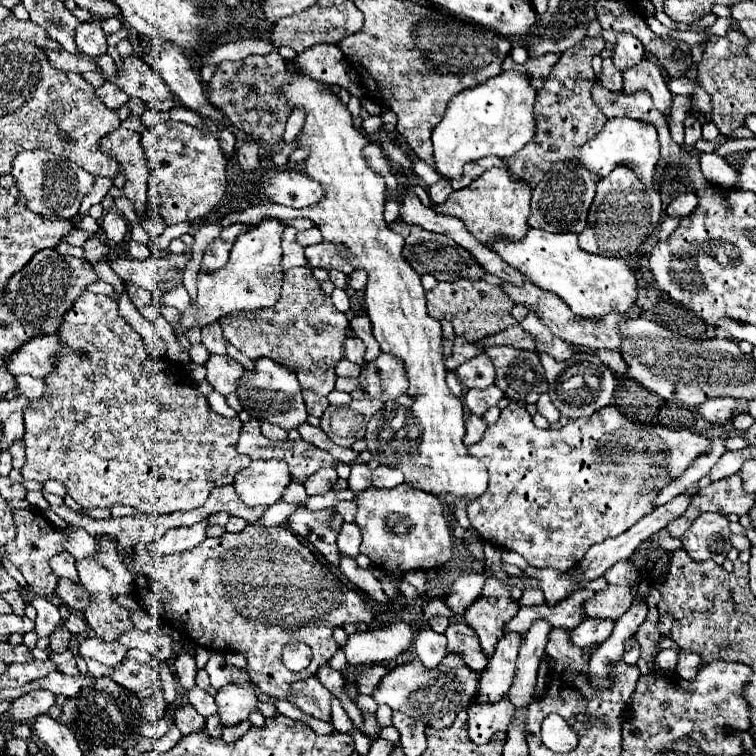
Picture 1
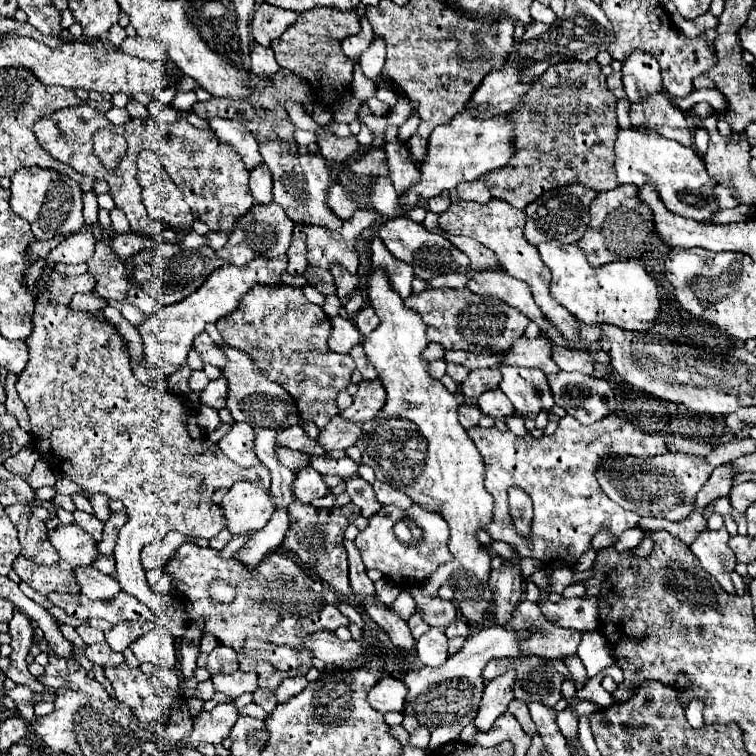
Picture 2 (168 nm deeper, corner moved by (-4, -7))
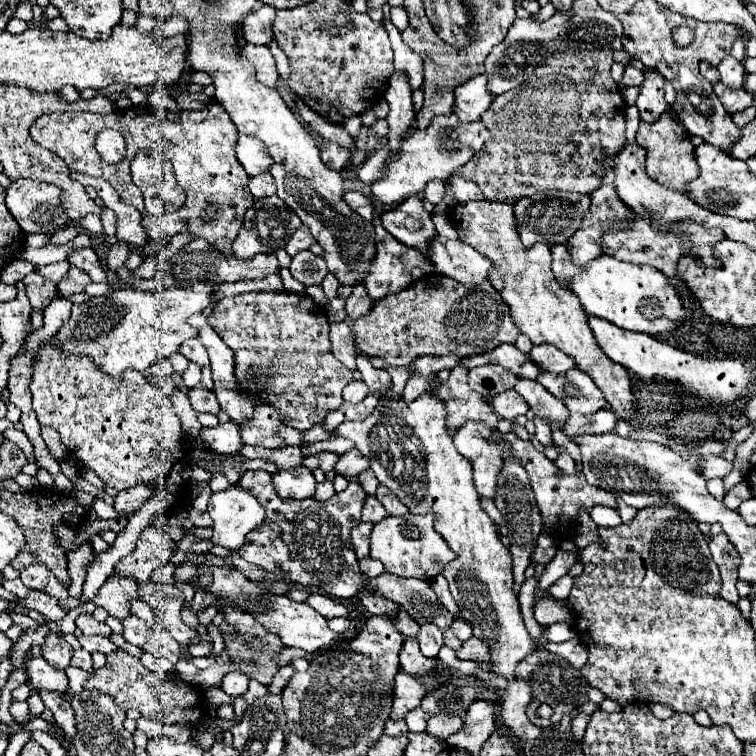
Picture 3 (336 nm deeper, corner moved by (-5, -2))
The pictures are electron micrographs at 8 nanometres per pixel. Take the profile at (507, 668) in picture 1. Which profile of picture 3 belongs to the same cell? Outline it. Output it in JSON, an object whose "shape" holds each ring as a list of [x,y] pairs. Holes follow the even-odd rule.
{"shape":[[[478,698],[464,716],[464,728],[458,734],[450,736],[448,744],[470,752],[480,752],[482,744],[496,728],[496,708],[498,708],[496,700]]]}

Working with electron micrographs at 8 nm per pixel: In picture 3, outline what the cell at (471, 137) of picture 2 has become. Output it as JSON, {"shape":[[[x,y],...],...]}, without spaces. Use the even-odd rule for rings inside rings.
{"shape":[[[456,114],[450,116],[436,116],[430,126],[420,132],[414,130],[400,148],[398,156],[390,156],[388,172],[382,180],[372,186],[372,194],[384,204],[400,204],[410,196],[420,196],[430,180],[448,180],[458,168],[470,162],[486,144],[490,144],[492,134],[486,130],[482,122],[462,122]]]}

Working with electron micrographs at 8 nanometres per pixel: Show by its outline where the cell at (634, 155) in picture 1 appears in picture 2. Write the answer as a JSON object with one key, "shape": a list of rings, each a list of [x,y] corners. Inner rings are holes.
{"shape":[[[619,129],[619,137],[615,141],[615,173],[619,183],[631,183],[637,187],[651,179],[657,185],[665,207],[677,215],[703,221],[717,211],[713,195],[717,183],[707,175],[699,153],[661,135],[643,133],[637,129]]]}

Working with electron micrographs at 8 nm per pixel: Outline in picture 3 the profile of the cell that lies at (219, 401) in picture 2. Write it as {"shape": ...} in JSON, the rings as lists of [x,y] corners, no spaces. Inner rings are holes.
{"shape":[[[194,386],[190,392],[188,392],[188,398],[190,398],[190,404],[196,412],[210,412],[210,414],[218,414],[220,406],[218,406],[218,400],[216,400],[216,392],[214,390],[208,390],[204,386]]]}

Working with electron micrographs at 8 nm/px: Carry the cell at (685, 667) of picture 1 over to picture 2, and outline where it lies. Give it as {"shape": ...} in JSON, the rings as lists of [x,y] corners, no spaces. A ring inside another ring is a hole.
{"shape":[[[693,699],[693,701],[687,705],[685,713],[687,713],[689,725],[693,725],[693,727],[703,727],[703,725],[705,725],[705,723],[703,723],[703,703],[701,703],[701,701]]]}

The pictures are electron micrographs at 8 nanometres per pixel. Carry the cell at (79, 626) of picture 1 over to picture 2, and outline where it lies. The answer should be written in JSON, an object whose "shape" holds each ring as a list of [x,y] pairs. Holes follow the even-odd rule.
{"shape":[[[79,625],[79,627],[77,627],[77,633],[81,635],[81,639],[83,639],[87,645],[103,643],[103,641],[105,641],[103,631],[99,631],[99,629],[95,629],[95,627],[89,627],[89,625]]]}

